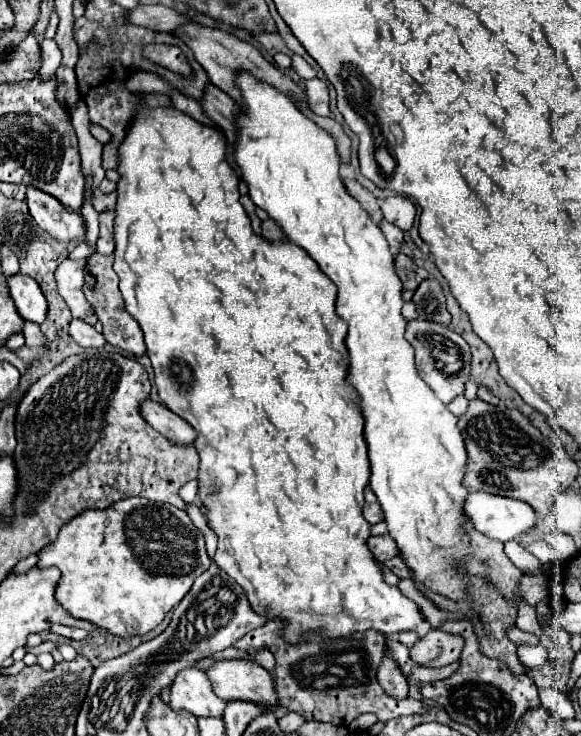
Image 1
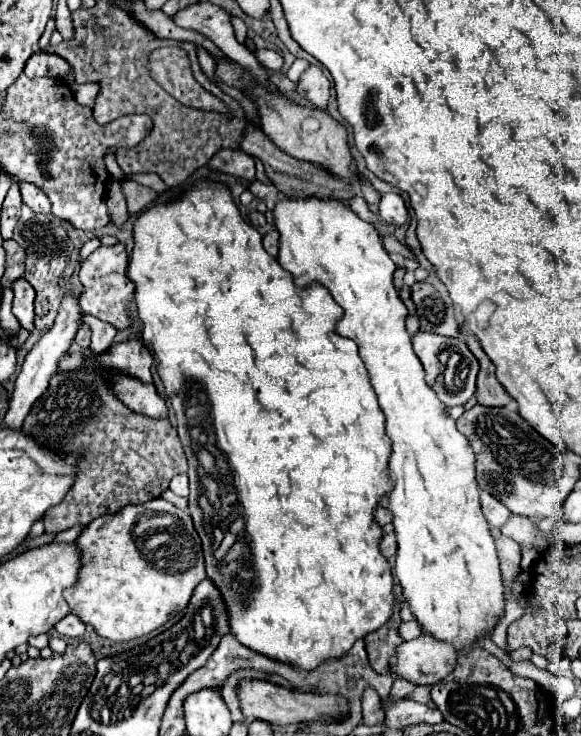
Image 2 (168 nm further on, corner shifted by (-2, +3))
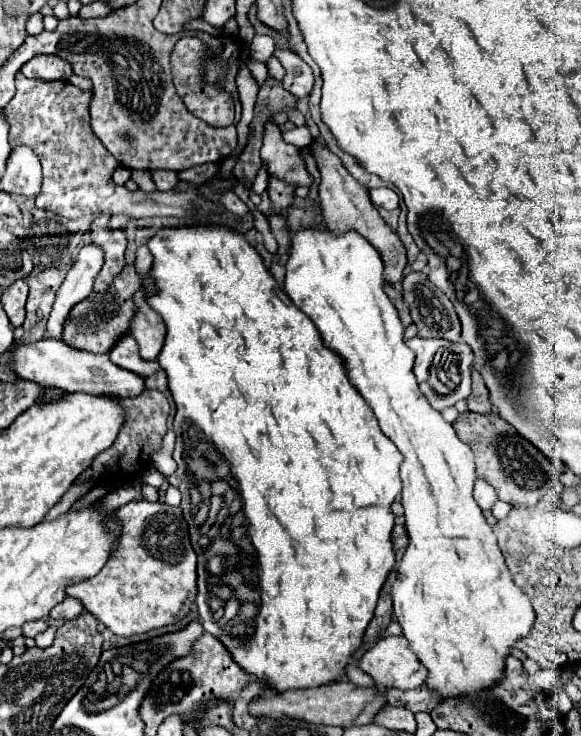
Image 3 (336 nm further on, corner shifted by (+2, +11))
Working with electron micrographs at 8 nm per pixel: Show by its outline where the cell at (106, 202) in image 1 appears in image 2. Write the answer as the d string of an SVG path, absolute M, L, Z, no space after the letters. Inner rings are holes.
M135 180L122 181L122 190L125 194L129 215L137 214L141 208L149 206L159 196L155 190L147 188L147 186L141 186Z

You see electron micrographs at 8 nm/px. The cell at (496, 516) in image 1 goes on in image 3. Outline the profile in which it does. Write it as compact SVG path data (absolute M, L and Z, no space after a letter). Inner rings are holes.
M475 480L475 492L473 492L473 496L475 496L475 500L477 500L477 504L481 506L481 510L483 512L489 512L489 514L485 514L487 516L487 520L491 522L491 526L495 524L495 520L493 520L493 516L491 516L491 508L493 508L493 504L495 504L495 500L497 500L497 492L491 488L491 484L487 484L485 480Z

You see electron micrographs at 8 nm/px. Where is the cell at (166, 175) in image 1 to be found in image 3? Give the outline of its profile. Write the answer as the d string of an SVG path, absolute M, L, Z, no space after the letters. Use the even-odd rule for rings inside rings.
M209 224L209 226L179 226L179 228L159 228L153 238L147 240L147 248L153 254L151 278L155 284L155 292L147 296L147 304L155 310L165 326L167 336L165 344L157 356L157 362L167 374L169 390L175 400L177 412L173 418L173 430L177 434L173 458L177 462L177 472L169 476L169 484L177 486L183 494L181 510L189 524L191 544L199 556L197 574L199 574L199 592L197 592L197 608L199 620L205 632L217 636L231 652L231 656L247 668L249 674L269 678L269 686L275 690L289 688L313 688L337 680L345 666L351 660L351 654L361 646L361 638L365 628L369 626L375 604L379 598L379 590L395 564L395 552L391 546L391 530L393 530L393 514L391 502L401 492L399 468L403 462L397 446L381 432L373 410L359 394L355 384L347 376L345 360L331 348L327 348L321 340L319 330L311 322L307 314L303 314L289 296L281 290L271 270L265 268L263 256L247 242L247 238L227 226L227 224ZM233 526L245 526L245 536L241 540L235 538ZM219 550L225 550L225 564L217 570L213 580L211 560L219 560Z

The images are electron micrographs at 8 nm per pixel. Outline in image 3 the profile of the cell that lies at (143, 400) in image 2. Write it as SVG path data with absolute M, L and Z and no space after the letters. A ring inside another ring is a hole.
M39 340L27 346L17 346L13 352L13 370L31 382L41 386L55 386L65 392L87 392L95 396L111 398L137 398L147 386L139 374L115 366L107 354L95 354L89 350L79 350L63 340Z

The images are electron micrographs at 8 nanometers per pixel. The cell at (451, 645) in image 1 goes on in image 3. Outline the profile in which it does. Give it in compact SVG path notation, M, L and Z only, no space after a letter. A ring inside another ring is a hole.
M405 636L381 638L361 656L359 668L381 688L411 690L427 680L427 668L423 668L417 654L409 648Z

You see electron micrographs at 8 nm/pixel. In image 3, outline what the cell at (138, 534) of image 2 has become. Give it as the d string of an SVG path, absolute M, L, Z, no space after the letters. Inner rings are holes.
M133 500L117 508L111 518L121 524L121 534L117 536L115 550L111 552L107 564L93 578L69 586L67 594L75 596L87 612L93 612L93 616L117 636L149 632L153 628L167 626L183 618L189 612L191 602L197 594L197 554L191 546L187 522L181 514L181 508L169 506L165 502L153 504L147 500Z

